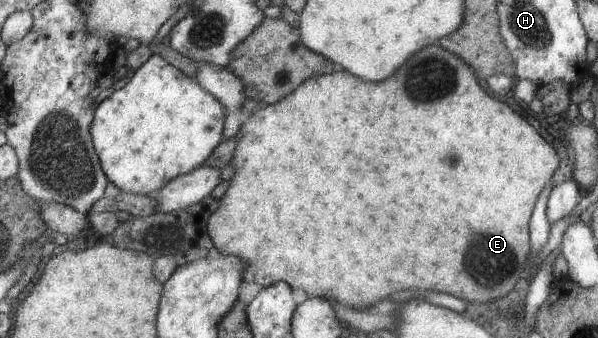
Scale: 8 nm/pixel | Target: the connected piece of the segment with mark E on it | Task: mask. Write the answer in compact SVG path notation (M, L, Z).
M435 43L421 49L417 57L413 57L413 61L409 61L401 73L389 77L389 81L367 83L351 73L345 73L345 69L337 68L328 74L310 77L289 96L254 110L252 117L234 136L235 175L225 197L221 199L219 209L208 219L208 234L214 246L221 254L239 256L246 261L246 282L257 283L263 288L277 282L287 282L292 289L301 287L311 298L327 298L356 310L369 308L401 289L431 289L451 293L459 299L479 301L479 305L509 295L517 281L525 277L529 253L529 217L543 187L557 171L559 157L555 149L519 113L483 91L477 78L468 62Z

